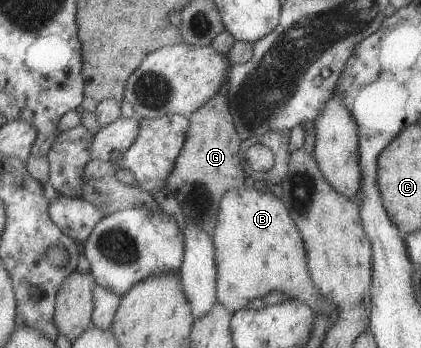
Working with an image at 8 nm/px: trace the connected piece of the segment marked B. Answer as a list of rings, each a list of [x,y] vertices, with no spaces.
[[[256,186],[249,188],[231,188],[223,194],[217,214],[217,226],[212,241],[216,250],[217,266],[217,298],[218,301],[231,312],[245,309],[247,304],[255,298],[263,298],[267,294],[277,291],[291,296],[292,299],[301,300],[310,306],[314,313],[323,312],[333,320],[333,325],[339,316],[340,309],[331,303],[321,290],[315,286],[309,274],[307,262],[307,250],[297,225],[293,222],[289,210],[282,199],[271,194],[267,189],[259,189]]]

